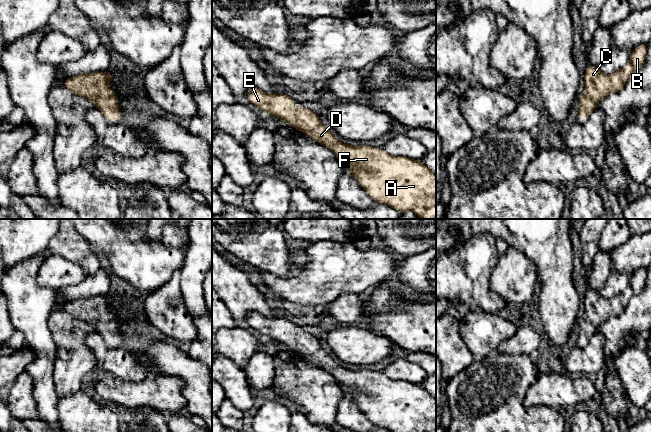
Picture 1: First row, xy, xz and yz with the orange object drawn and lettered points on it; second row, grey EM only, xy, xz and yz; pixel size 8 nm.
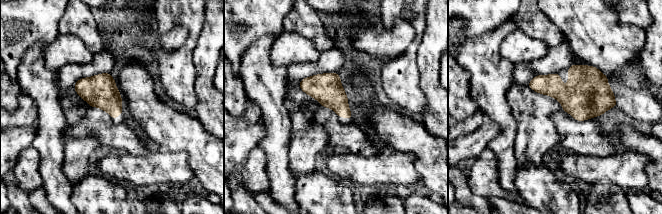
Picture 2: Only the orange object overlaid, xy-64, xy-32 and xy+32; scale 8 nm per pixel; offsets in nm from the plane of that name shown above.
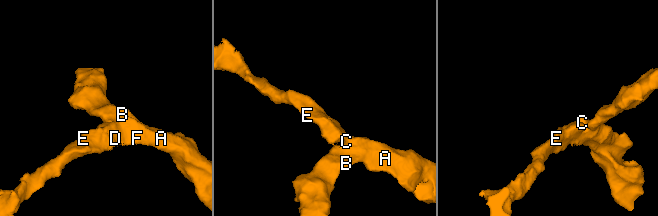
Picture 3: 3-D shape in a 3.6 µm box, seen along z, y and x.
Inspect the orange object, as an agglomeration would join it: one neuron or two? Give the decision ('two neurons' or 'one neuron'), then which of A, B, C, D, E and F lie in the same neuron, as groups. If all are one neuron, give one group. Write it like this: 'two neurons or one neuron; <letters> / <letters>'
one neuron; A B C D E F

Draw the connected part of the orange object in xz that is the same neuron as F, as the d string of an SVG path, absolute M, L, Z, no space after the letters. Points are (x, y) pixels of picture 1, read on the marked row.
M250 88L247 98L249 103L308 134L319 144L330 149L338 159L350 164L351 167L346 171L356 177L373 201L386 204L401 212L412 211L421 219L436 219L436 175L419 160L390 155L378 147L350 146L340 143L334 137L333 131L322 124L315 112L306 108L303 103L300 103L296 111L294 99L285 94L266 93L258 88Z

